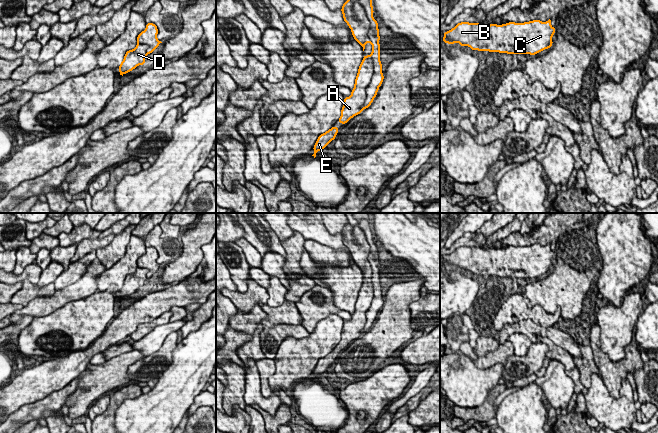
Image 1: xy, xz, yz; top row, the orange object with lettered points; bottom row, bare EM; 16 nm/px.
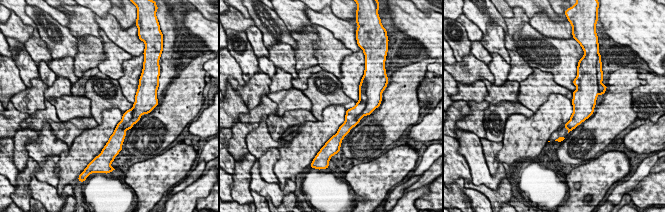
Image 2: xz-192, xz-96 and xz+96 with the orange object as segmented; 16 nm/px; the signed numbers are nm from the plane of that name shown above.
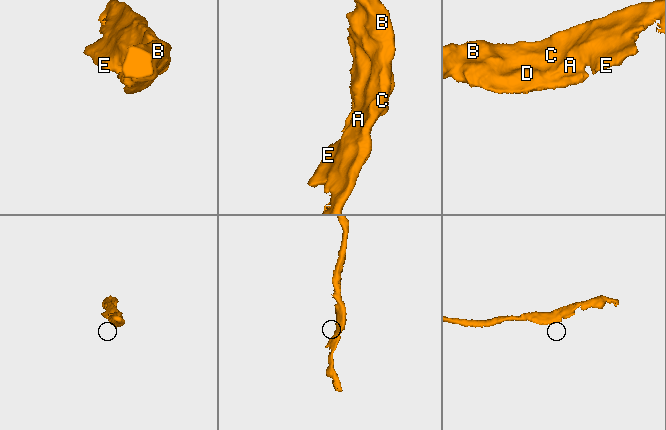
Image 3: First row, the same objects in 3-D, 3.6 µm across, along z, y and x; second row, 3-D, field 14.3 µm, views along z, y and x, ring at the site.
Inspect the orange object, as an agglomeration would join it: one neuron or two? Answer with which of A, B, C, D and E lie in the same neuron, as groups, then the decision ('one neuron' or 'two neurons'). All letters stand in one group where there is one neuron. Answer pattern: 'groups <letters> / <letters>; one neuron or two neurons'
groups A D E / B C; two neurons

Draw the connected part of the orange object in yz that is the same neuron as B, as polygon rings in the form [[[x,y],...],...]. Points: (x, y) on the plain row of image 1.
[[[536,243],[502,249],[461,246],[444,256],[442,265],[448,268],[457,266],[461,271],[468,270],[473,275],[495,275],[511,279],[529,277],[533,280],[552,270],[555,255],[550,243],[546,246]]]

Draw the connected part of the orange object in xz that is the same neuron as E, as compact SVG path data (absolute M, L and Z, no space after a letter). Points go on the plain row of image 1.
M334 350L325 357L319 359L313 374L314 378L312 379L314 382L316 381L316 378L318 375L325 373L325 371L336 362L336 359L338 357L338 351Z

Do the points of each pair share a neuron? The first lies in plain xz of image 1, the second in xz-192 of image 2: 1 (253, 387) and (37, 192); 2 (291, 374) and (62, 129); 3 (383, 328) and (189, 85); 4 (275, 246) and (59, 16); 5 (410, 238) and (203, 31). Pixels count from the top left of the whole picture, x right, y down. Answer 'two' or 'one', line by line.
1: one
2: two
3: one
4: two
5: one

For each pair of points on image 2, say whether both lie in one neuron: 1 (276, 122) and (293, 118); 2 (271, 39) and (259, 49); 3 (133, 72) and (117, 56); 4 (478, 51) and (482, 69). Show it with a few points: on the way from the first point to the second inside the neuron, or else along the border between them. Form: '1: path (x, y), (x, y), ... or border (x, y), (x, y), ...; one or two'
1: path (280, 122), (285, 122), (289, 119); one
2: border (255, 25), (261, 32), (262, 42), (267, 48); two
3: border (133, 56), (123, 62), (123, 75), (117, 79); two
4: border (471, 52), (487, 65); two

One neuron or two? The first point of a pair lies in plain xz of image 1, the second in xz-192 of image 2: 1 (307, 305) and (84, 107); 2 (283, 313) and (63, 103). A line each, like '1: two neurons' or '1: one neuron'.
1: two neurons
2: one neuron

